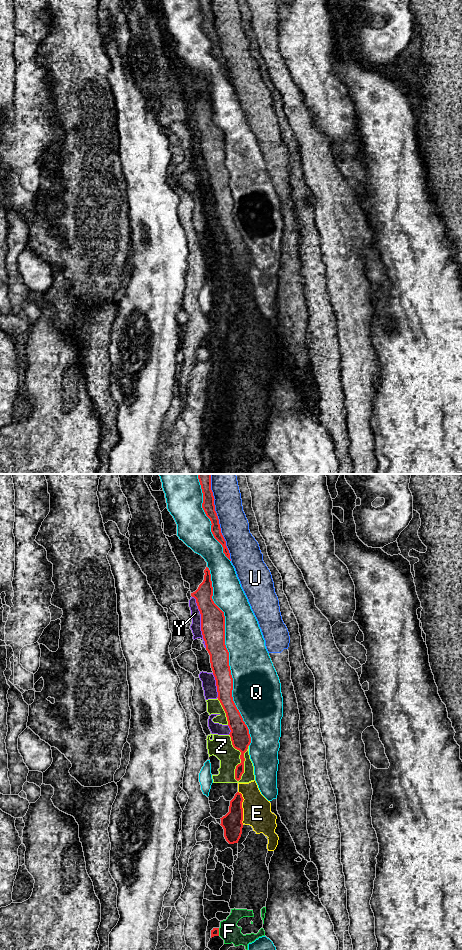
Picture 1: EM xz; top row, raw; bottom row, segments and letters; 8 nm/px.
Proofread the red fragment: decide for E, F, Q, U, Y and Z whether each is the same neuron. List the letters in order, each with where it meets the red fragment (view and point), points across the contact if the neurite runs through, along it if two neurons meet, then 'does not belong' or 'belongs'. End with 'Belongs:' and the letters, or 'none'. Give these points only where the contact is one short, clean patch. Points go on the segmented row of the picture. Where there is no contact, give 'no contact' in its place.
E: meets red in xz at (242, 808); border along xz (238, 791), (243, 799), (243, 824); does not belong
F: meets red in xz at (218, 932); does not belong
Q: meets red in xz at (228, 656); does not belong
U: meets red in xz at (217, 517); does not belong
Y: meets red in xz at (201, 622); does not belong
Z: meets red in xz at (240, 757); does not belong
Belongs: none

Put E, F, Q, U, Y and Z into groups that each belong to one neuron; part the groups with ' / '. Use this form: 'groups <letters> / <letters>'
groups E F Y Z / Q / U

